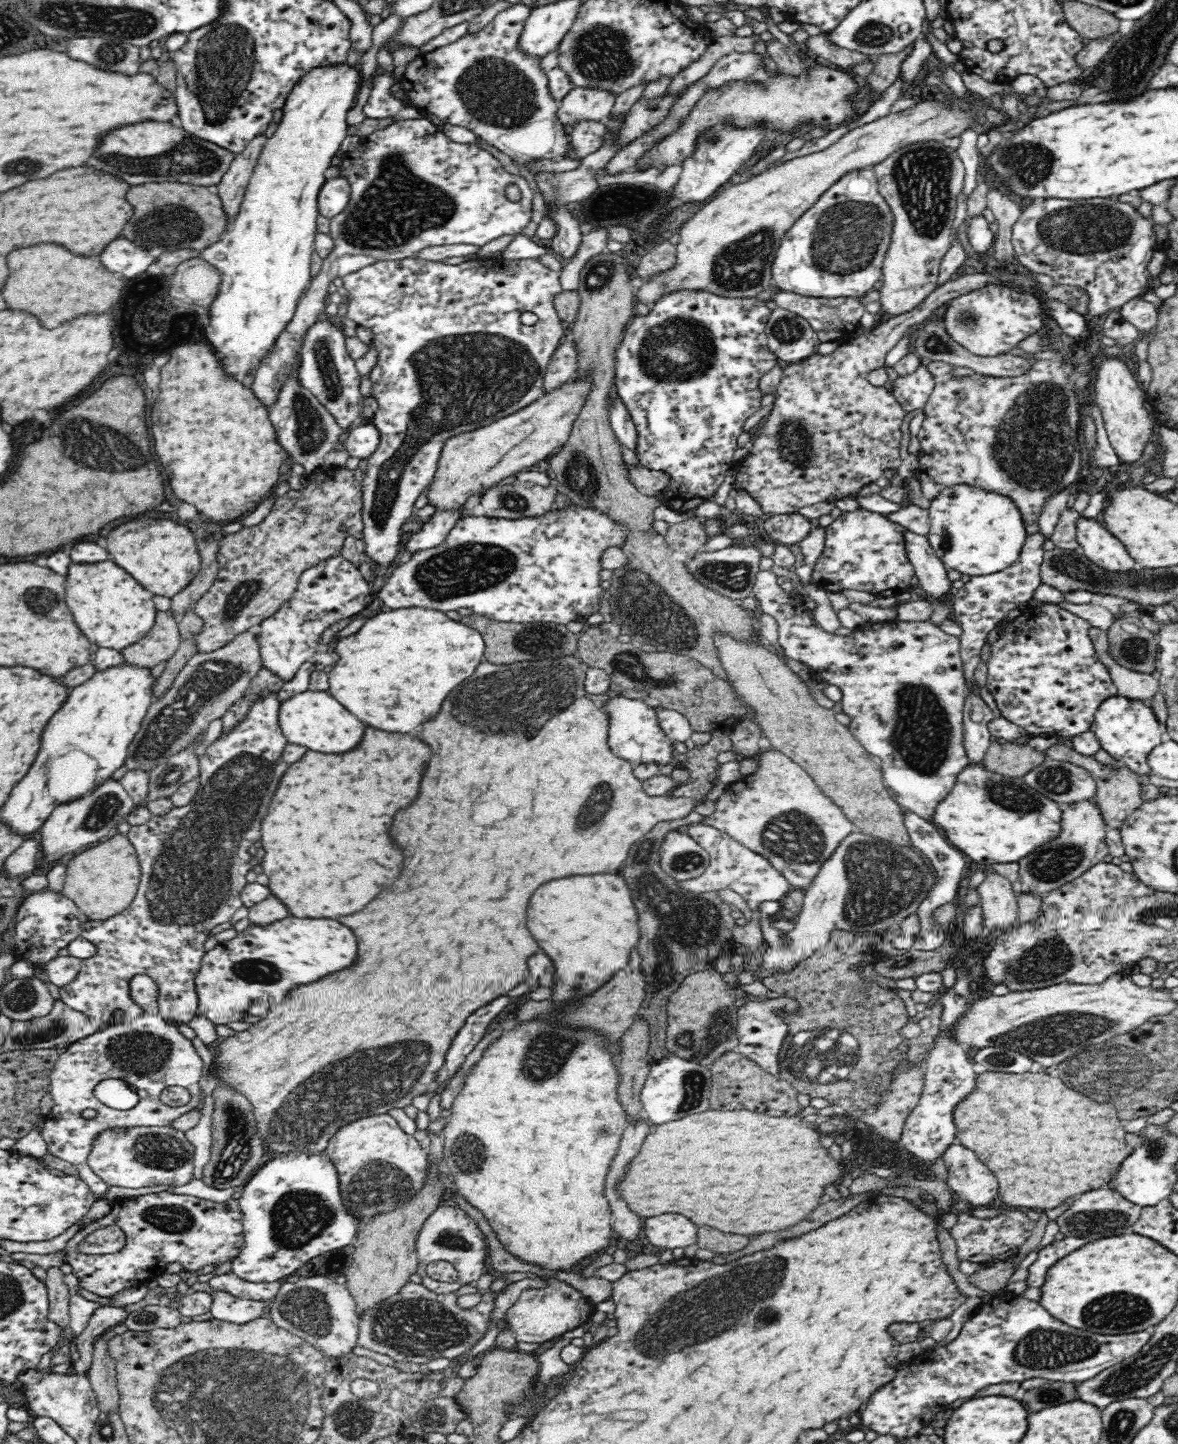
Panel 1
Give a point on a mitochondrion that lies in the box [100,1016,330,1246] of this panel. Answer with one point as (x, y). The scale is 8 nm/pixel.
(235, 1155)

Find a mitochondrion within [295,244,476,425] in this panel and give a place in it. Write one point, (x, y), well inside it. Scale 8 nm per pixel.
(324, 360)

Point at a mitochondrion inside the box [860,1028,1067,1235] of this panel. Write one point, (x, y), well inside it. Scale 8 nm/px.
(996, 1058)

